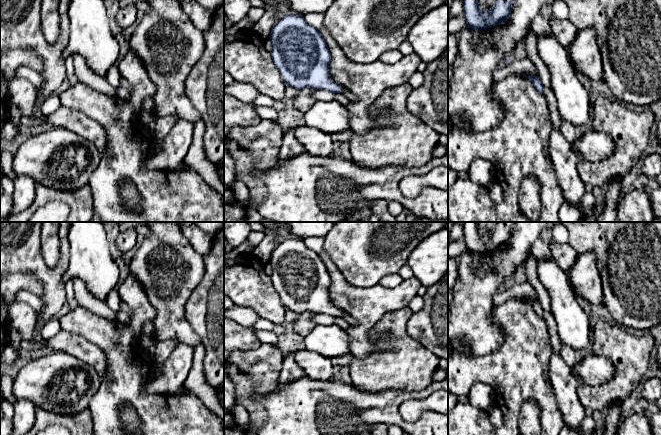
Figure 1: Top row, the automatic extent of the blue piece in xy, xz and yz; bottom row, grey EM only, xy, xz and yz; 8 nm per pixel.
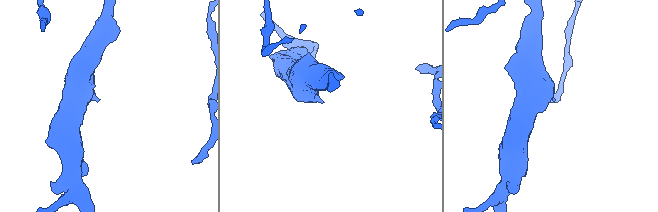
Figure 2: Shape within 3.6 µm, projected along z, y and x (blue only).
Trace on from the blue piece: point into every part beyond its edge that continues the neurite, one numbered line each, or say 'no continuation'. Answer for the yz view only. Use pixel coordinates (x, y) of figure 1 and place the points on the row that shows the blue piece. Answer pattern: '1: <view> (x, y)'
no continuation

